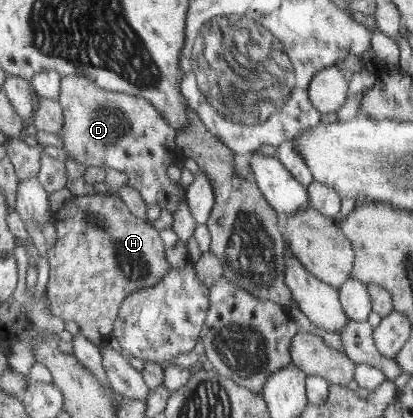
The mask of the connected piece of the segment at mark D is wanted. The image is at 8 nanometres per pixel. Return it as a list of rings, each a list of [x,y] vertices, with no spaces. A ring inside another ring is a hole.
[[[72,75],[62,77],[59,101],[64,109],[64,130],[59,133],[62,139],[61,149],[66,150],[68,156],[86,166],[103,168],[105,165],[112,171],[127,173],[128,183],[140,192],[146,204],[157,204],[172,215],[176,214],[176,211],[180,209],[182,199],[187,199],[187,187],[168,178],[170,164],[182,158],[176,142],[177,130],[160,114],[160,110],[148,98],[104,91],[86,76]]]

